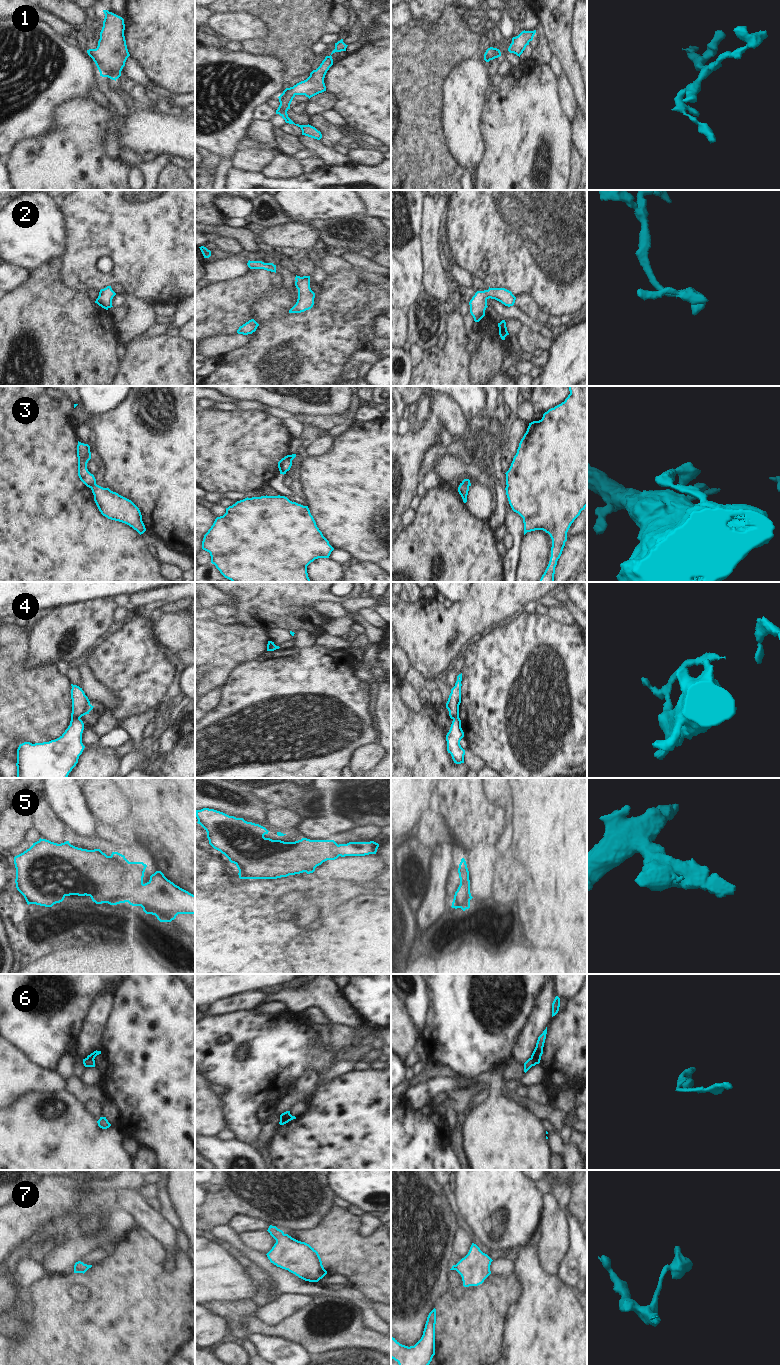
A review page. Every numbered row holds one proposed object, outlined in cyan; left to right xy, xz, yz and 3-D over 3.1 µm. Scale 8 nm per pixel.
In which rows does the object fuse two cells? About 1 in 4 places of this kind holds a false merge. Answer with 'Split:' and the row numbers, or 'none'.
Split: 3, 4

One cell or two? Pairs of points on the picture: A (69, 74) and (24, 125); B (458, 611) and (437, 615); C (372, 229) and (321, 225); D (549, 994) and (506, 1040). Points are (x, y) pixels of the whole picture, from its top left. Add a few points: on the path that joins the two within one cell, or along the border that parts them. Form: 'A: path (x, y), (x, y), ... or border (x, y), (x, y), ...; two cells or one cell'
A: path (56, 87), (31, 112); one cell
B: path (453, 614), (442, 614); one cell
C: path (359, 237), (354, 242), (331, 237); one cell
D: border (538, 994), (532, 1012), (518, 1037); two cells

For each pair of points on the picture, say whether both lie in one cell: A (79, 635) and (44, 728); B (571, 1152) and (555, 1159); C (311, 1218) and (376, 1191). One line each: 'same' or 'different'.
A: different
B: different
C: different

